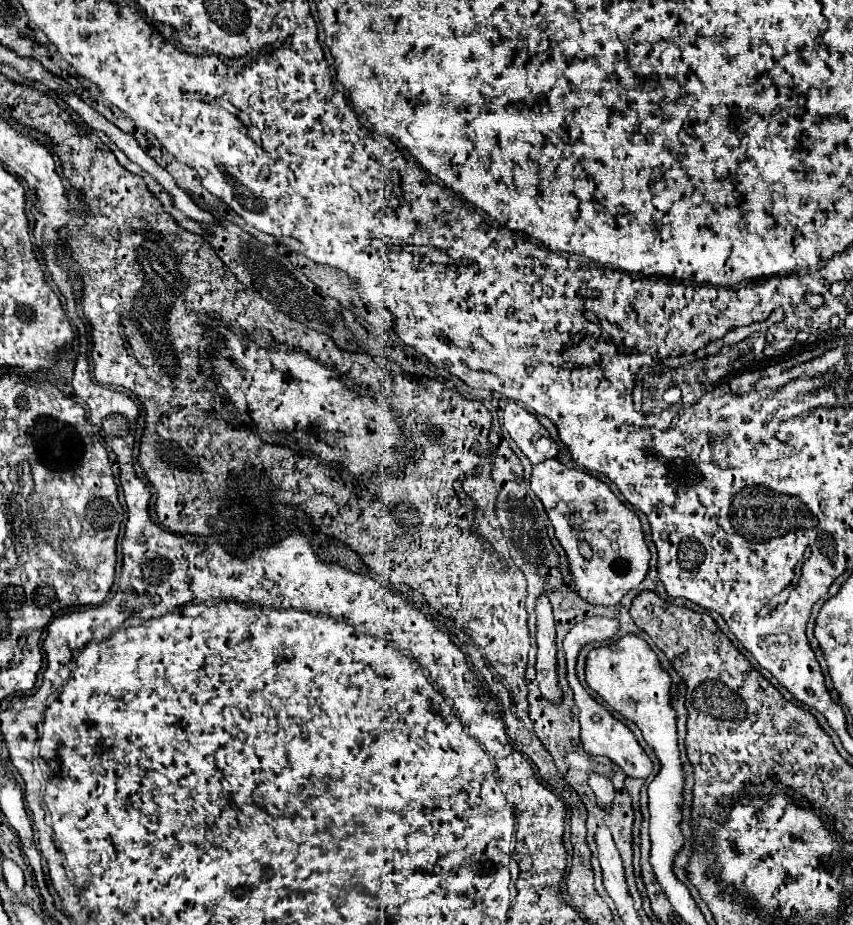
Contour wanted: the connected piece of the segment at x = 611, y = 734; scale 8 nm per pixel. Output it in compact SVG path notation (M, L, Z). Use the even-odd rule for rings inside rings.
M574 626L568 630L566 638L564 638L564 654L566 654L566 680L574 692L574 704L578 706L580 710L580 726L582 726L582 732L580 732L580 740L584 744L584 750L590 754L590 756L604 756L608 760L612 760L614 764L618 764L626 776L630 778L648 778L650 772L652 772L652 760L644 754L642 746L636 742L632 730L628 726L624 726L620 720L616 720L602 704L598 704L596 700L590 698L590 694L582 688L582 684L578 682L576 678L576 658L578 658L578 652L584 644L588 642L580 642L580 636L578 636L578 628L580 626ZM574 630L576 630L576 638L574 638Z

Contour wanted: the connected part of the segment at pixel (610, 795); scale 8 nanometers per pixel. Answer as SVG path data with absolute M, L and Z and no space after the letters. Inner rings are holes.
M592 772L592 774L588 774L588 786L592 788L592 792L596 794L596 804L598 804L598 808L600 810L604 810L604 812L610 812L610 808L612 808L612 800L614 800L614 786L612 786L612 780L610 778L606 778L606 776L602 776L602 774L596 774L596 772Z

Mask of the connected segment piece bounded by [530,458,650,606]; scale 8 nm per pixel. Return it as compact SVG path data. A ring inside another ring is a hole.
M552 458L534 466L530 488L544 504L556 538L568 556L576 594L582 600L594 606L616 606L632 588L644 580L650 552L644 542L640 520L612 494L604 482L586 472L570 470ZM582 542L592 548L592 558L582 556Z

